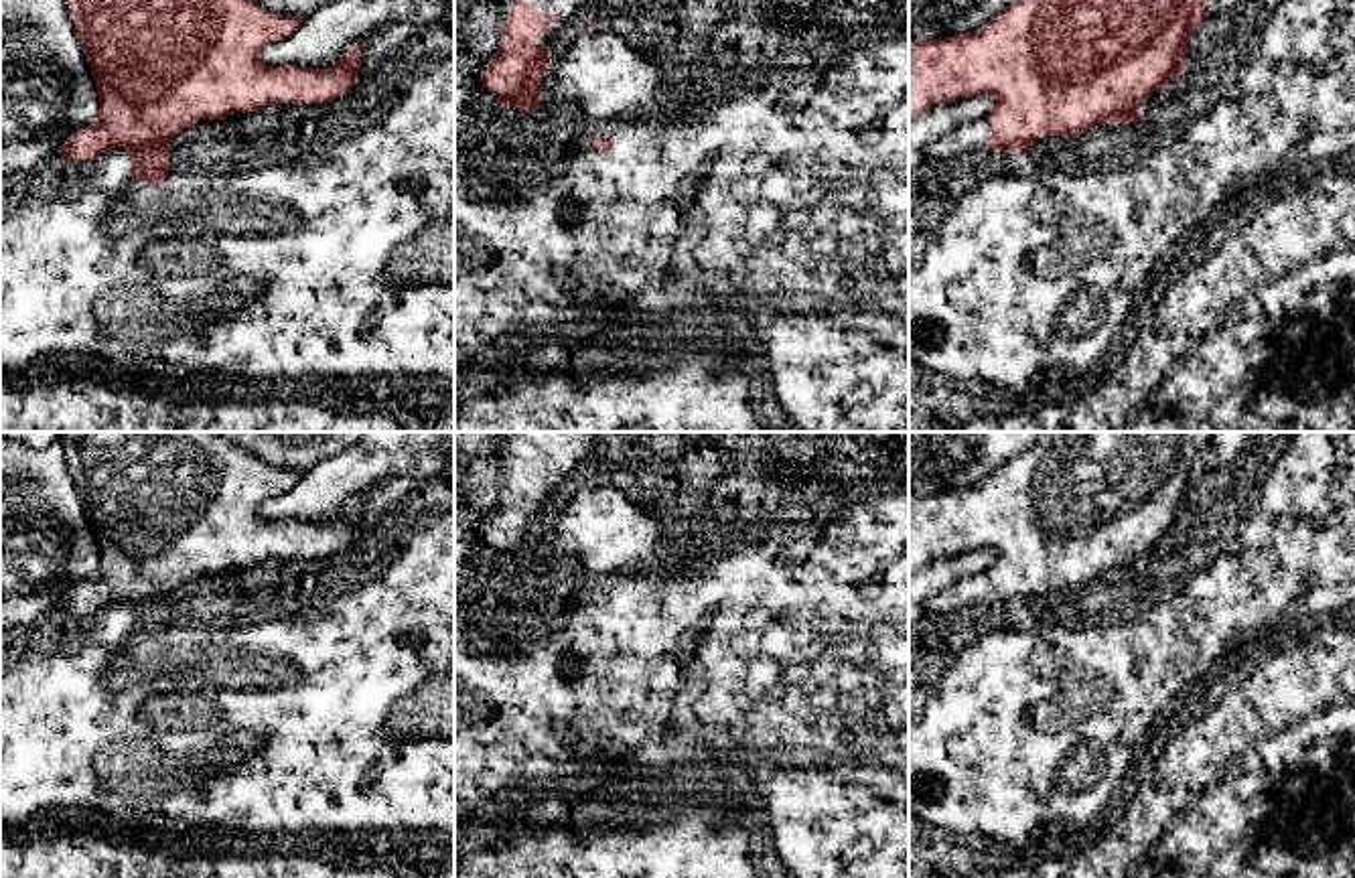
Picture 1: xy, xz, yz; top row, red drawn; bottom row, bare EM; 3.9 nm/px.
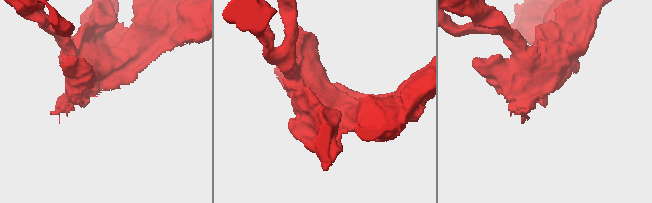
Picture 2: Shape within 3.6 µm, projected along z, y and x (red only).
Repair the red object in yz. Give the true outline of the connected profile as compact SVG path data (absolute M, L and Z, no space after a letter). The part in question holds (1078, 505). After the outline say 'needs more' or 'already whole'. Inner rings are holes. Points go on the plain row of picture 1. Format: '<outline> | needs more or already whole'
M1043 432L1037 442L994 470L978 487L953 489L939 495L909 495L909 572L927 566L935 558L955 556L972 550L994 550L996 560L986 572L968 576L947 586L943 592L925 602L927 614L947 614L964 606L986 602L990 606L1026 606L1041 590L1081 590L1095 578L1134 578L1146 550L1162 545L1170 533L1185 523L1189 495L1197 487L1197 479L1209 472L1203 462L1213 432Z | needs more

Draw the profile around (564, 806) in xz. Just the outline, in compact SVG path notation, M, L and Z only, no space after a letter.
M635 781L625 795L604 805L586 803L576 789L546 789L544 793L548 799L536 807L536 813L554 827L590 829L592 825L633 823L653 809L641 781Z

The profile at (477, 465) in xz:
M454 432L454 570L483 539L485 517L499 503L501 432Z

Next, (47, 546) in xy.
M0 434L0 633L45 618L73 586L95 578L97 572L95 533L83 497L69 474L63 448L55 444L37 450Z

